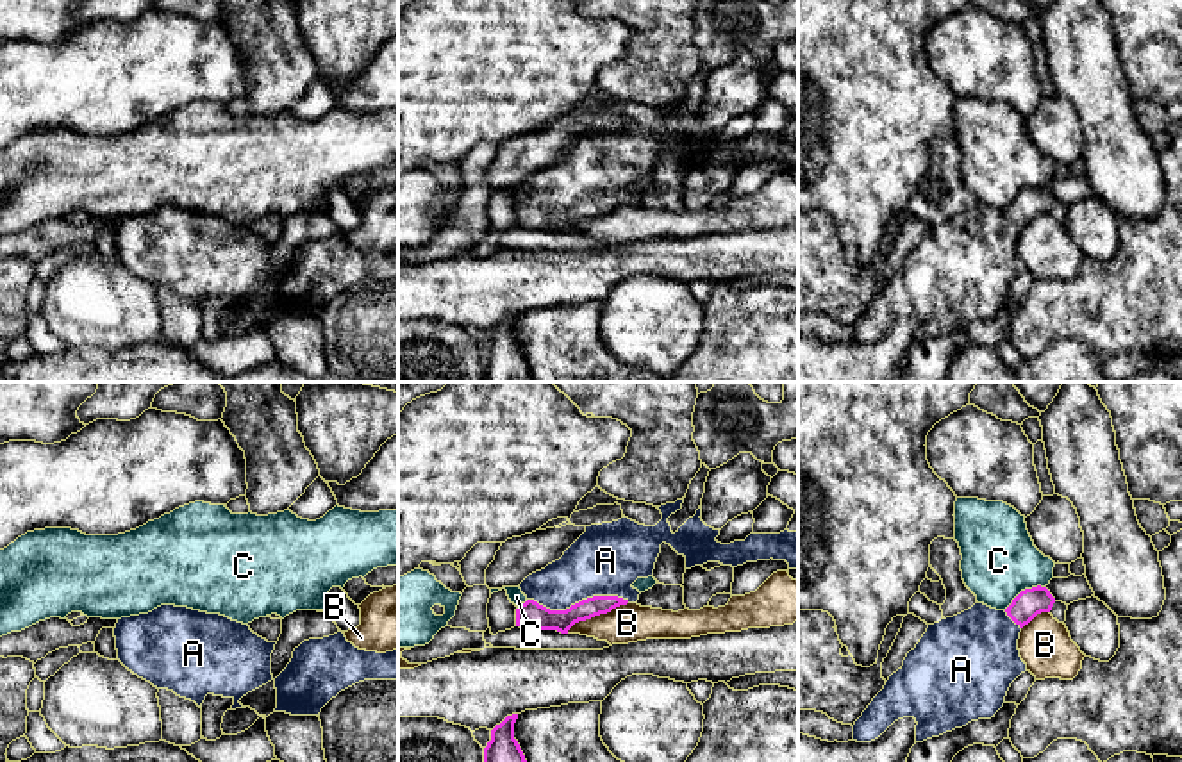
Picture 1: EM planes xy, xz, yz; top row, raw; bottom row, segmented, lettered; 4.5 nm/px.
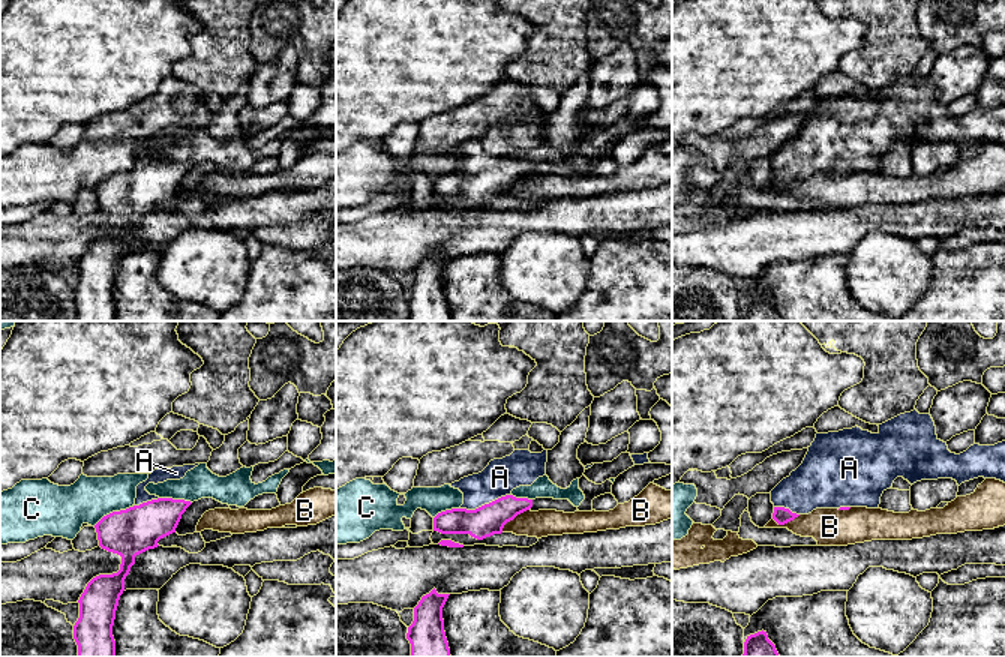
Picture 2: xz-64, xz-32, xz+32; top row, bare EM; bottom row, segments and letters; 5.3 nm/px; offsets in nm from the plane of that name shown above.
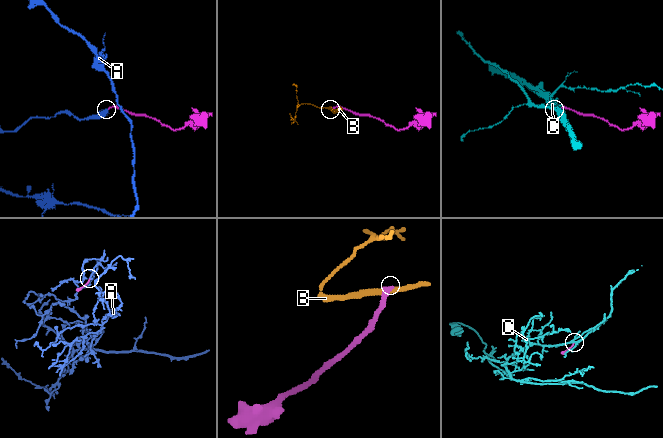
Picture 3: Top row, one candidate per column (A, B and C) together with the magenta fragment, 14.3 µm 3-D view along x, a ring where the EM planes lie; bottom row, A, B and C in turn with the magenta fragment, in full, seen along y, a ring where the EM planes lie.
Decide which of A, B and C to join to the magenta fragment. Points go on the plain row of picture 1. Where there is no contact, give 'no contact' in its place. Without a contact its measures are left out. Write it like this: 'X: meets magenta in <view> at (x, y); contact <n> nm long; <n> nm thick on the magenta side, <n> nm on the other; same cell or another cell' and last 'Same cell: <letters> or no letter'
A: meets magenta in xz at (579, 202); contact 460 nm long; 130 nm thick on the magenta side, 320 nm on the other; same cell
B: meets magenta in xz at (597, 215); contact 320 nm long; 110 nm thick on the magenta side, 180 nm on the other; another cell
C: meets magenta in yz at (1025, 190); contact 220 nm long; 130 nm thick on the magenta side, 340 nm on the other; another cell
Same cell: A

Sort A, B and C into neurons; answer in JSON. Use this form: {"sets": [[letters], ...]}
{"sets": [["A"], ["B"], ["C"]]}

